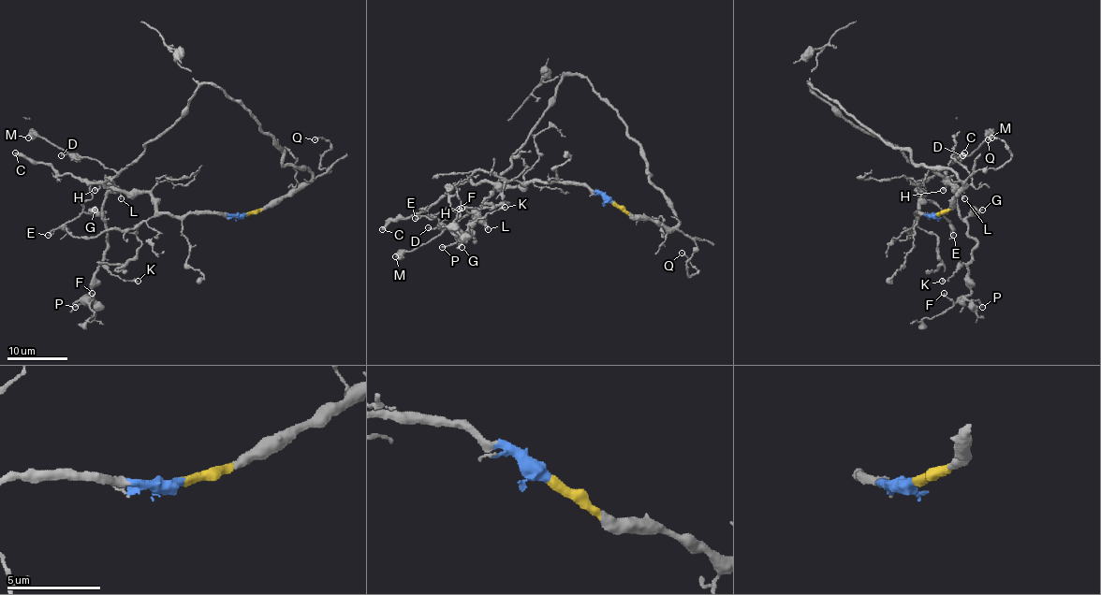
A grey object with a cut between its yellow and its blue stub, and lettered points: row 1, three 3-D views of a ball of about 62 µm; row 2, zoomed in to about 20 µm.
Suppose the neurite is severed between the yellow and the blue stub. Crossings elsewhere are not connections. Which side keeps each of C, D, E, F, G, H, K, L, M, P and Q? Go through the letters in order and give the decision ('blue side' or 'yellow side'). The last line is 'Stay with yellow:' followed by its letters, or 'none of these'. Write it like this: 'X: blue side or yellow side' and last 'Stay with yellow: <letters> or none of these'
C: blue side
D: yellow side
E: blue side
F: yellow side
G: yellow side
H: yellow side
K: yellow side
L: yellow side
M: yellow side
P: yellow side
Q: yellow side
Stay with yellow: D, F, G, H, K, L, M, P, Q

